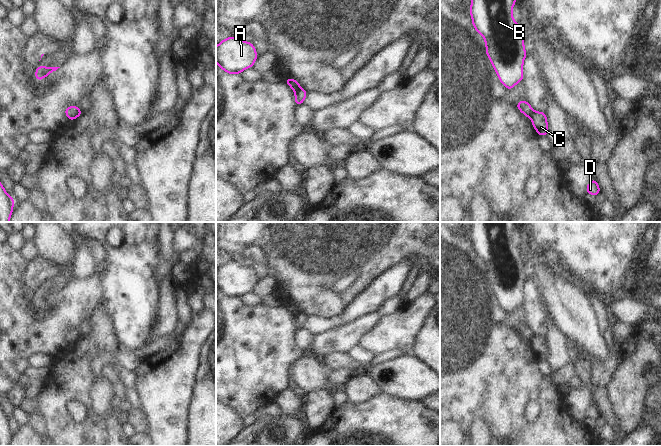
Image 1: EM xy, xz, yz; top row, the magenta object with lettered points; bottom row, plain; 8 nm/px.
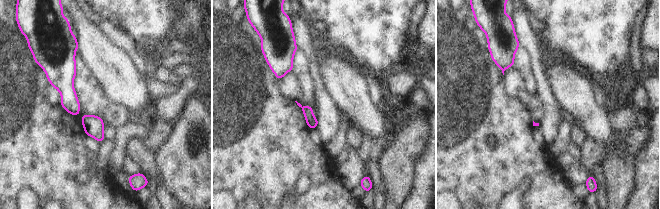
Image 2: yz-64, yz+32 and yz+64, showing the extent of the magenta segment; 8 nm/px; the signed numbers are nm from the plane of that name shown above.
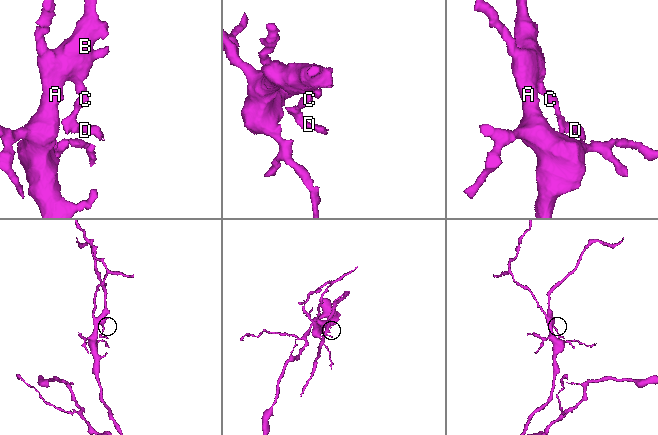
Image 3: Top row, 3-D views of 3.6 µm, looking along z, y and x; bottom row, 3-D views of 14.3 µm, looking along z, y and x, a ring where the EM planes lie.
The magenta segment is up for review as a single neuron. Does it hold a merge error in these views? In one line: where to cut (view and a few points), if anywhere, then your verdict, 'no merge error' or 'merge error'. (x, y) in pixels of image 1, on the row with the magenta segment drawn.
yz (534, 111), (530, 117) | merge error

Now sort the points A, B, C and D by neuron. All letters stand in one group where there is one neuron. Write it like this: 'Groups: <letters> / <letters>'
Groups: A B / C D

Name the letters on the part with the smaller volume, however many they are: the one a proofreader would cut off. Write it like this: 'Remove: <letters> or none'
Remove: C, D

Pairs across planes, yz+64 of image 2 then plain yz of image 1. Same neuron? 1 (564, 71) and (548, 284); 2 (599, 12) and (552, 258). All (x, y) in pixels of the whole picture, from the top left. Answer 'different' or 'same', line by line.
1: same
2: different

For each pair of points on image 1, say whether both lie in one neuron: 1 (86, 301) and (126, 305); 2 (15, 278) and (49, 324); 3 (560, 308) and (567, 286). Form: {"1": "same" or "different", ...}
{"1": "different", "2": "same", "3": "same"}

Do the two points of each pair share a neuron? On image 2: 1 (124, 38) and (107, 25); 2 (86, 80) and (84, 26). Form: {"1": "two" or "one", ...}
{"1": "one", "2": "two"}

